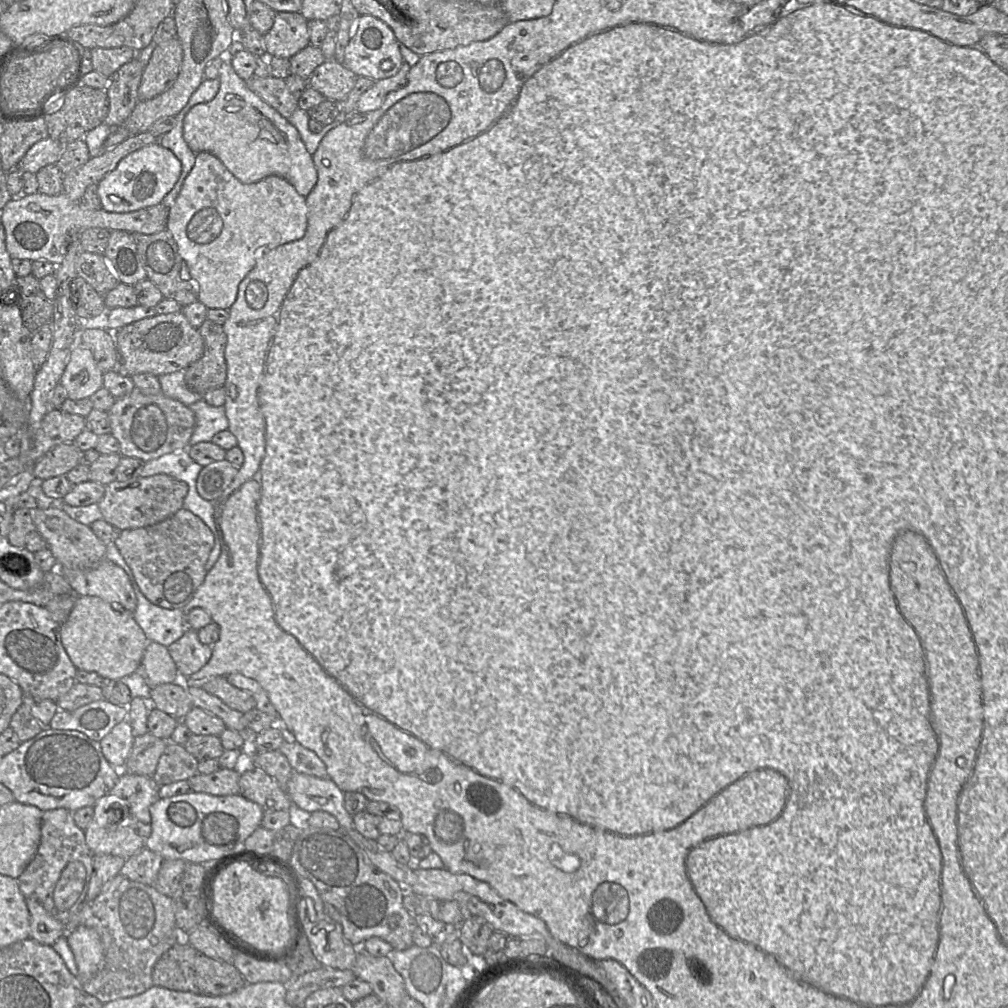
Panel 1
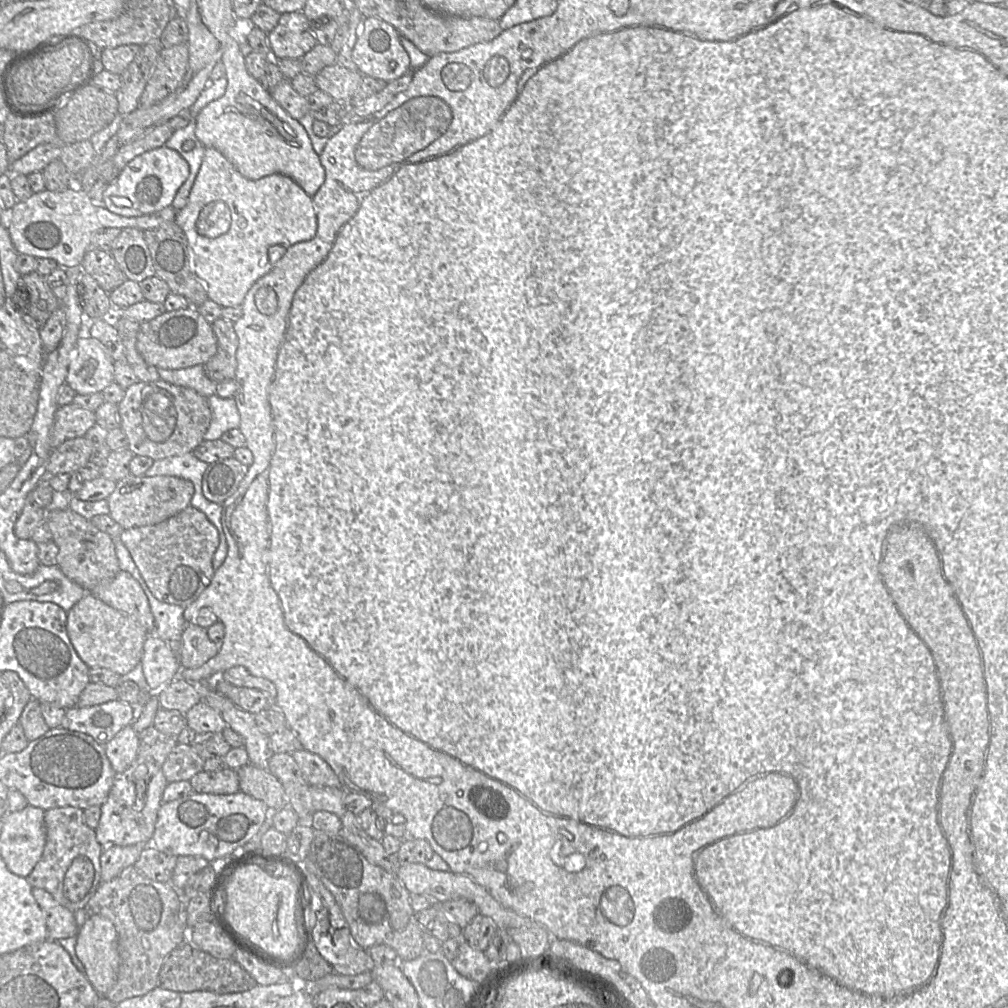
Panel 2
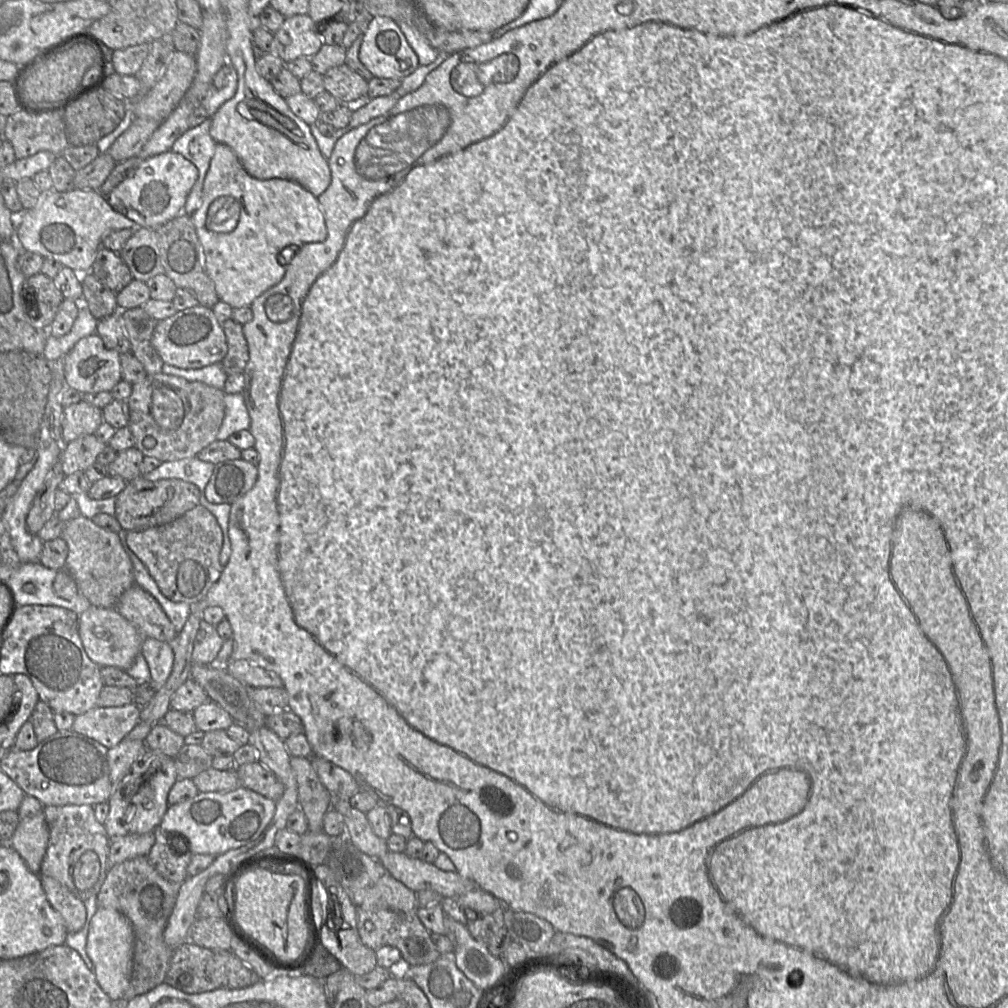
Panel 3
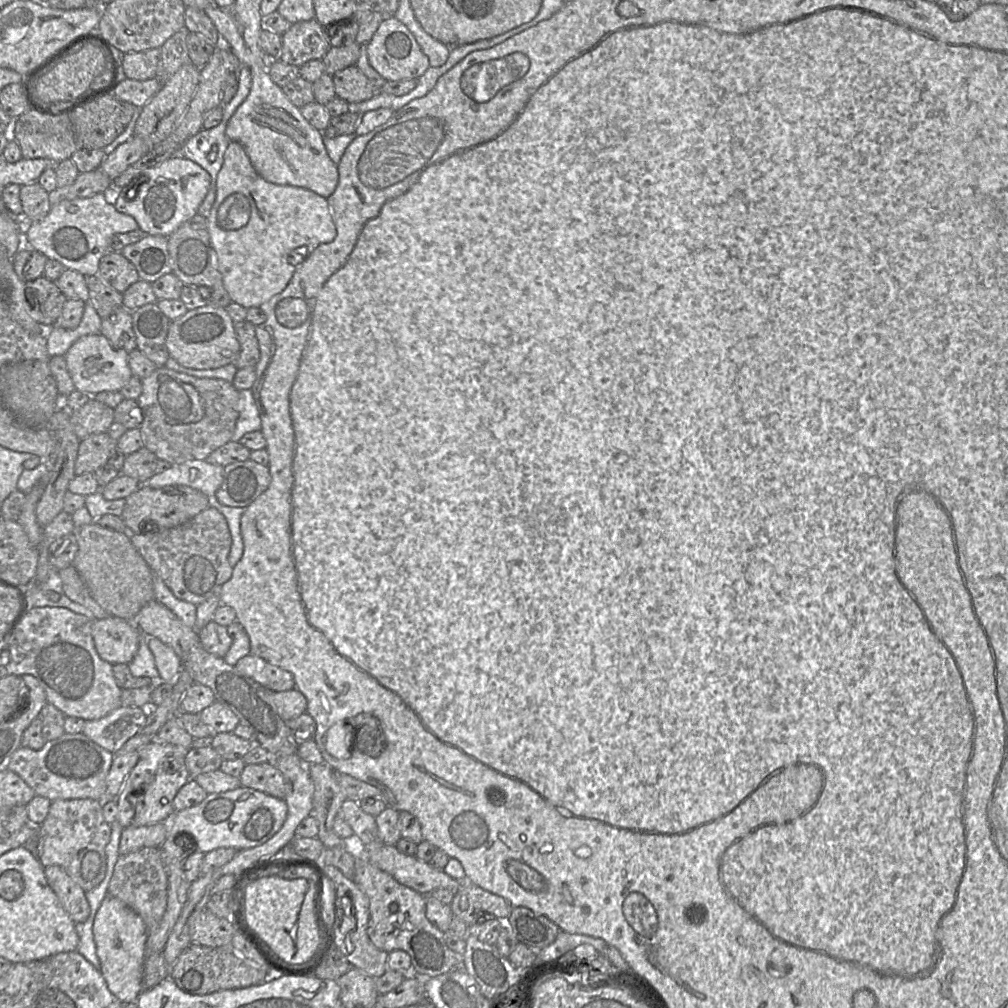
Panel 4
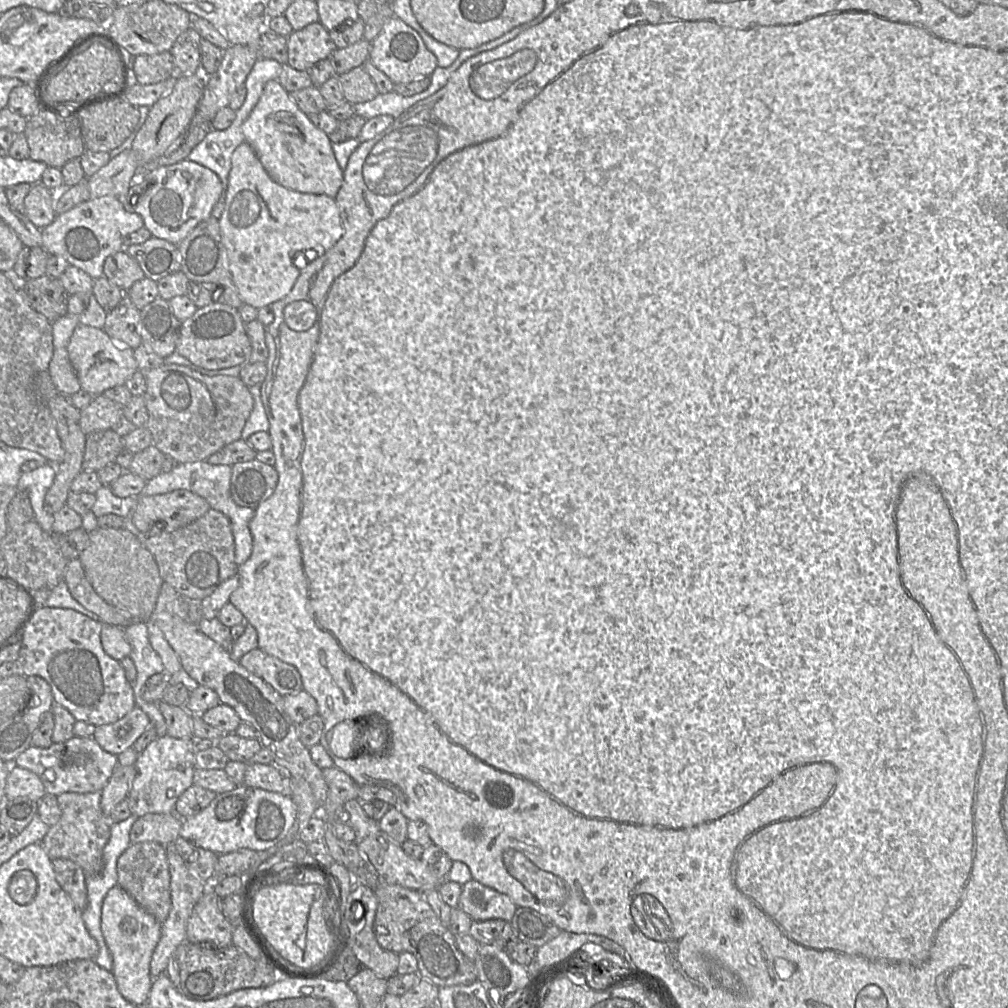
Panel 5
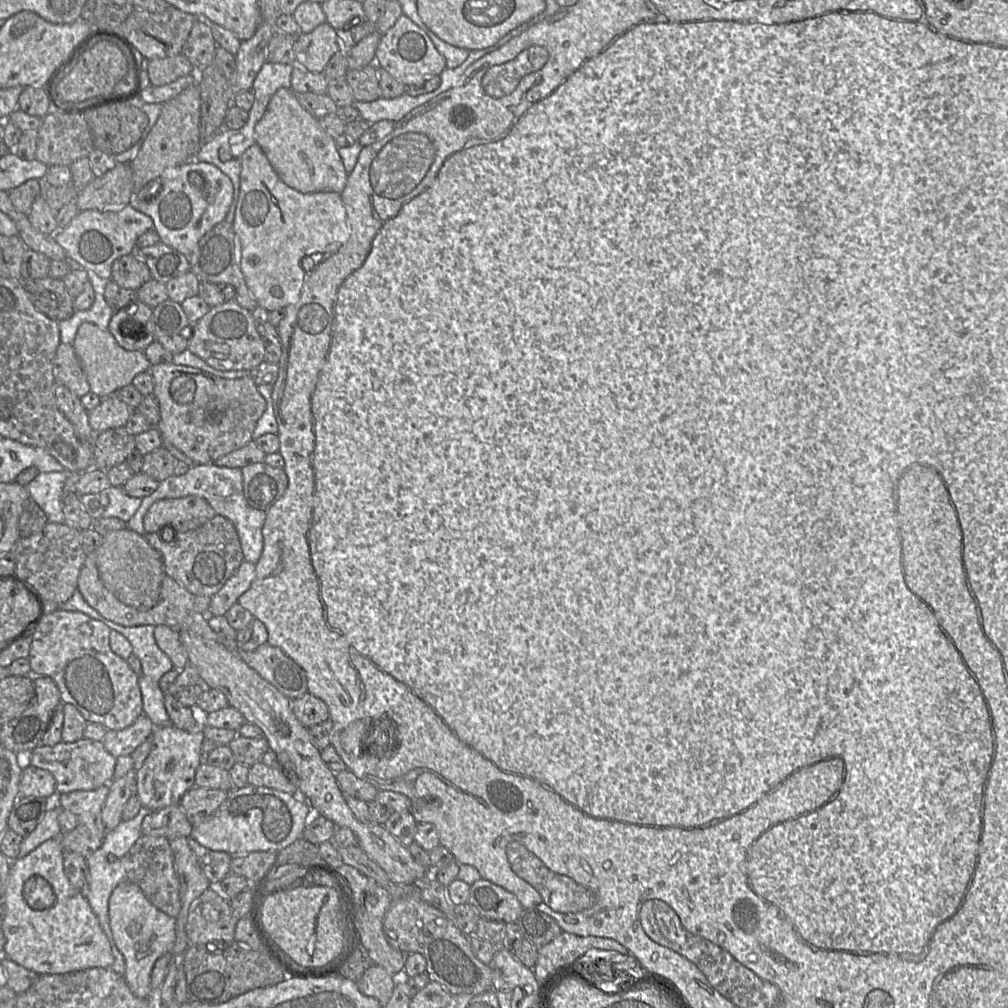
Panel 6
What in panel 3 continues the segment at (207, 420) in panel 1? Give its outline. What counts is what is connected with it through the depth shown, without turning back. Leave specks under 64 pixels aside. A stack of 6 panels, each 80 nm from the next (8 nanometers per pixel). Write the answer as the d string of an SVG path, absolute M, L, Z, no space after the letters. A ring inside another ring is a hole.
M241 393L225 394L225 416L217 434L217 440L227 438L241 430L249 430L251 419Z

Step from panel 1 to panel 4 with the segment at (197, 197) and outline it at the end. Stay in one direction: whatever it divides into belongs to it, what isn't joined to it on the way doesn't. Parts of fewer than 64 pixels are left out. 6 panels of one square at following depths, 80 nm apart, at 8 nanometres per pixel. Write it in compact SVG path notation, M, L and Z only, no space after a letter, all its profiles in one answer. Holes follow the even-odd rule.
M233 141L224 153L224 161L217 175L216 197L207 216L207 225L224 288L232 302L245 308L260 308L281 293L290 282L296 266L317 245L330 243L337 235L326 198L305 188L268 182L256 172L244 147ZM291 253L294 253L293 257L300 255L297 265L289 263Z

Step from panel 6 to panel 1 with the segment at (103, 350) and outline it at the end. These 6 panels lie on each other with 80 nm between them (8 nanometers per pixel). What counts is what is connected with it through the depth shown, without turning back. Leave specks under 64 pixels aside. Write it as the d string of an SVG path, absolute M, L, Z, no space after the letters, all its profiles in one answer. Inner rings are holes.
M78 342L71 351L60 384L70 399L89 398L103 387L103 376L92 352Z

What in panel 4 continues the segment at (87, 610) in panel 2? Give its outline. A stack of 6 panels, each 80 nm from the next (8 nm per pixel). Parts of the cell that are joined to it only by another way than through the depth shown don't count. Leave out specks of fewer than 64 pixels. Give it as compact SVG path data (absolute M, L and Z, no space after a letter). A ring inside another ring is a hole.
M110 615L93 619L92 636L97 653L111 664L129 664L141 641L141 631L126 619Z

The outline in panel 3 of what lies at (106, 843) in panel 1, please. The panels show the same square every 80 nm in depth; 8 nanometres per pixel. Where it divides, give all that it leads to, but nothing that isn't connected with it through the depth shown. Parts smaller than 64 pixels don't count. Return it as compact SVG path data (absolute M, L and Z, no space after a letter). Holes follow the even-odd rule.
M146 750L144 755L133 763L118 785L113 787L107 801L109 814L103 825L109 838L158 831L169 807L167 801L169 791L177 780L174 758Z

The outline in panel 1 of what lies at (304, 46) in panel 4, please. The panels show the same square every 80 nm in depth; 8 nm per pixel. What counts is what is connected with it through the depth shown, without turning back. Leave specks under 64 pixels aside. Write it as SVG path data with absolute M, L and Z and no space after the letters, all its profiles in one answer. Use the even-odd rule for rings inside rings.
M278 12L264 41L268 56L290 59L310 45L308 20L300 12Z

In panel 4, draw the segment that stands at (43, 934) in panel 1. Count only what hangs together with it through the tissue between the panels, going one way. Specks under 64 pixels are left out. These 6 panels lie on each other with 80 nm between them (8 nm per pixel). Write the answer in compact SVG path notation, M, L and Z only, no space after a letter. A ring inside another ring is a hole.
M60 866L46 867L44 872L49 886L71 920L75 924L86 921L90 913L86 892Z

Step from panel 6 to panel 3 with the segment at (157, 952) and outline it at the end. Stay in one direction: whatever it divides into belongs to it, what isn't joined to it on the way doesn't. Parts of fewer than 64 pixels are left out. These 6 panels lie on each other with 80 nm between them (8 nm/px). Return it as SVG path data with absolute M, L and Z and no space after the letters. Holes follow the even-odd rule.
M99 907L90 921L86 953L93 964L99 986L111 1000L122 999L129 986L133 951L134 931L128 918L115 909Z

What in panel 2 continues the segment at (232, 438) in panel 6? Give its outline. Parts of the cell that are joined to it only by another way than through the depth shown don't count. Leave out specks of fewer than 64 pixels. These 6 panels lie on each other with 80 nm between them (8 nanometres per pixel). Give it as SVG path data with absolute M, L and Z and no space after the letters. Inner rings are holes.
M162 379L131 385L118 409L128 448L136 456L147 456L154 461L193 452L204 441L212 419L208 398L192 388L173 385Z

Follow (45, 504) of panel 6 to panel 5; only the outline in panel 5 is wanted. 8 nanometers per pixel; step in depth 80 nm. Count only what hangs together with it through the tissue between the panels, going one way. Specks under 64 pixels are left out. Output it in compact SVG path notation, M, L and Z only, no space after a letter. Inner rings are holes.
M46 464L38 469L22 473L17 484L18 491L26 492L35 515L36 522L46 532L52 532L53 514L44 508L44 499L56 476L55 468Z

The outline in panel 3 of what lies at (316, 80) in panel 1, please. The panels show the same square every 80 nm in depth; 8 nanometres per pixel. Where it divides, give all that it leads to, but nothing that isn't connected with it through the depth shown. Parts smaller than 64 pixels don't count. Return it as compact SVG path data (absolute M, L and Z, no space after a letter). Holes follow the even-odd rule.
M347 65L329 69L323 75L325 91L333 95L351 111L368 101L368 81L350 69Z

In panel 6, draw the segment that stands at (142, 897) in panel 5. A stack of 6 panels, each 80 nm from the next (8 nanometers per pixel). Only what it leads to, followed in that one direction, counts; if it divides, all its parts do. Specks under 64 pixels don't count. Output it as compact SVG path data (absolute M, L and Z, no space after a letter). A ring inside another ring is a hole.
M142 835L122 857L127 880L139 886L147 899L160 911L176 917L181 910L180 882L174 867L169 840L163 836Z

